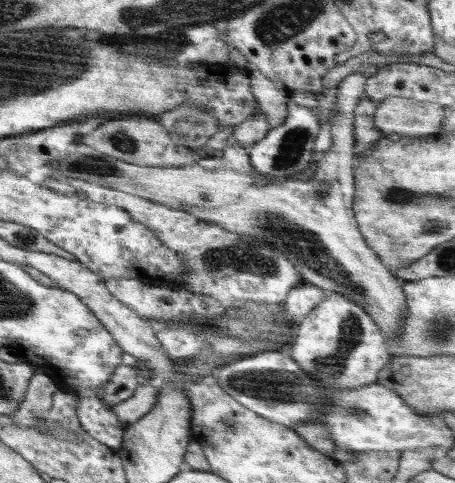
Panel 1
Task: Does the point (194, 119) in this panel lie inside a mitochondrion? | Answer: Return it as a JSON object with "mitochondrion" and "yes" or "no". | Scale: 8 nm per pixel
{"mitochondrion":"no"}

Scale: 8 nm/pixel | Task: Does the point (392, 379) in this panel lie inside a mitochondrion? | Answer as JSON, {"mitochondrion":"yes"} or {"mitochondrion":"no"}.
{"mitochondrion":"no"}

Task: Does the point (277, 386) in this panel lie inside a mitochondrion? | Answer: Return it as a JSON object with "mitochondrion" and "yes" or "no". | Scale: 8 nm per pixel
{"mitochondrion":"yes"}

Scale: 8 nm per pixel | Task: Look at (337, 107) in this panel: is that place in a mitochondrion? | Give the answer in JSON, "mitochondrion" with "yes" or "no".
{"mitochondrion":"no"}

